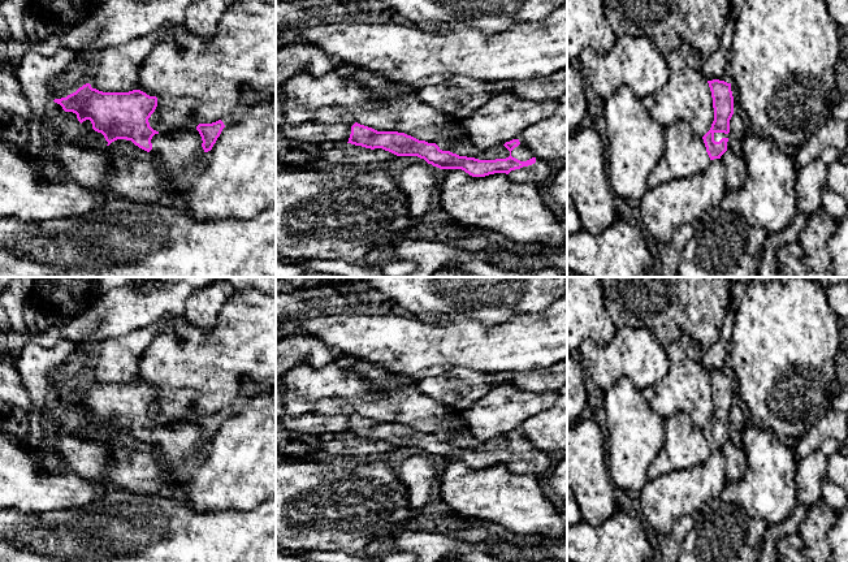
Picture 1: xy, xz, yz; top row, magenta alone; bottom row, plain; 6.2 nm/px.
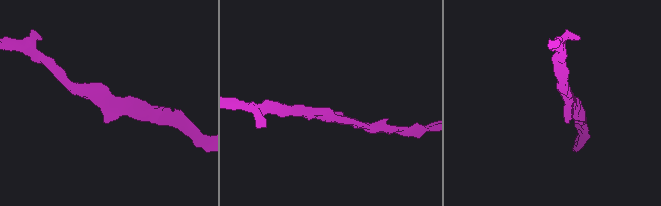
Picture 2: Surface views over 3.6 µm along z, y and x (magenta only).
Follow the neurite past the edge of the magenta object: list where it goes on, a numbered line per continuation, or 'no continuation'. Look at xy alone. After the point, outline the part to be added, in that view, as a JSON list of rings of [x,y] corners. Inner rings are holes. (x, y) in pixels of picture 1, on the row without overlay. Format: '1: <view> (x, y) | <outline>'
no continuation

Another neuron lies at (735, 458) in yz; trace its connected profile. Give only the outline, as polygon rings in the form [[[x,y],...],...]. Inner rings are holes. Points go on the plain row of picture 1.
[[[727,441],[721,451],[726,459],[726,475],[730,481],[741,480],[747,472],[747,458],[743,448]]]

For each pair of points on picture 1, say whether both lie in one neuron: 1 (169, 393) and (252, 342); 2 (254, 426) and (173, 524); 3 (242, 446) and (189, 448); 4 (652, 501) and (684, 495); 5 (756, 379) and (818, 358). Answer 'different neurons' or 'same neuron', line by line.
1: same neuron
2: different neurons
3: different neurons
4: same neuron
5: same neuron

